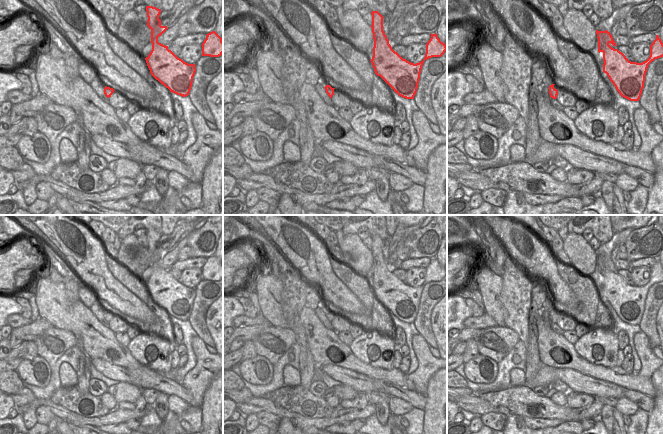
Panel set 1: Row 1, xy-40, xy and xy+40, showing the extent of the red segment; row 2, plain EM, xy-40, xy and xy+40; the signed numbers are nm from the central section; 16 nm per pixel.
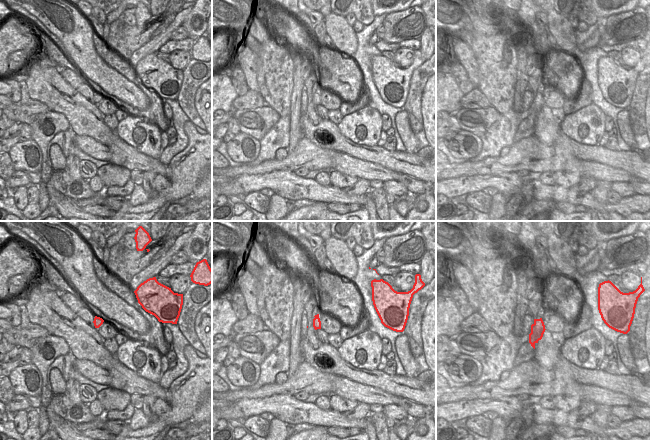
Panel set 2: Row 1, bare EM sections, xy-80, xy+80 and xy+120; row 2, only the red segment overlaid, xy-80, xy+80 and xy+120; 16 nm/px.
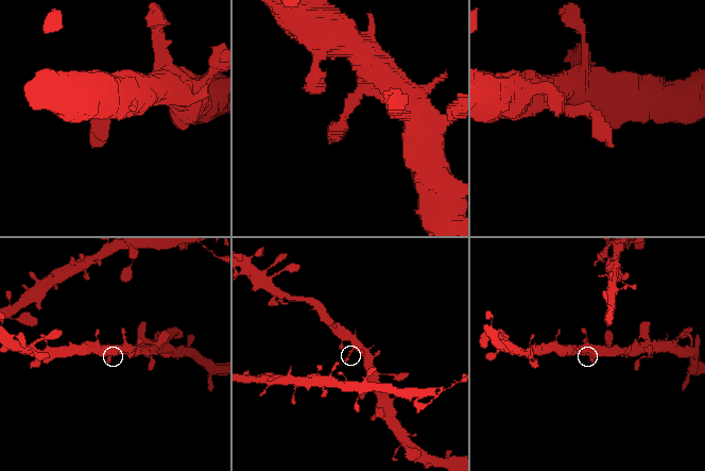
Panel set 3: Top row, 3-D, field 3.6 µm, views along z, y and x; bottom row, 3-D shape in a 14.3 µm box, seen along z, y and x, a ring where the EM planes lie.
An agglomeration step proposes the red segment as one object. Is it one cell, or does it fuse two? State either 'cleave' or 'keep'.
keep

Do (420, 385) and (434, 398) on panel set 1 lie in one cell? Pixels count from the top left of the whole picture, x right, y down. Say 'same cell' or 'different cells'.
different cells

